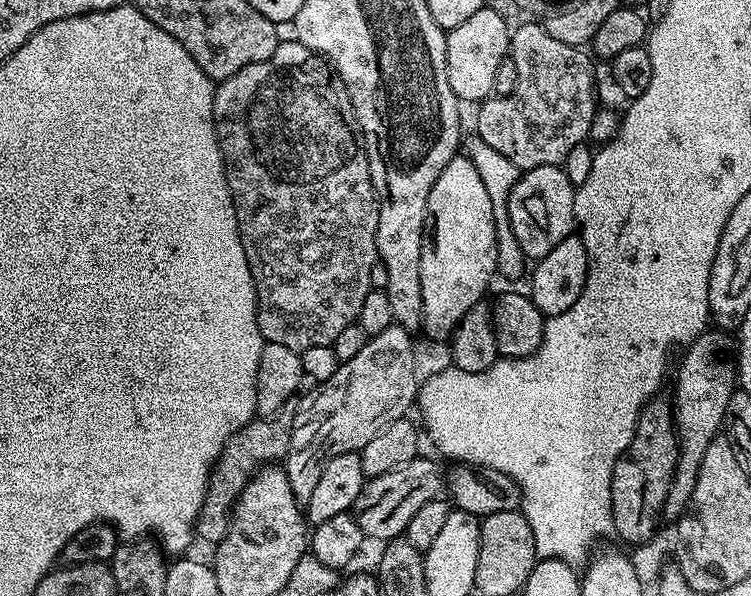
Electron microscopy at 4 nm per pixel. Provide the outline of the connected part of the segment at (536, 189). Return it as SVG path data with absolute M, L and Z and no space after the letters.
M555 164L529 168L521 171L514 190L510 190L508 199L510 230L514 230L514 238L518 238L518 246L522 246L529 261L535 262L550 254L550 250L554 250L558 242L573 235L576 228L574 214L576 188L564 170Z

